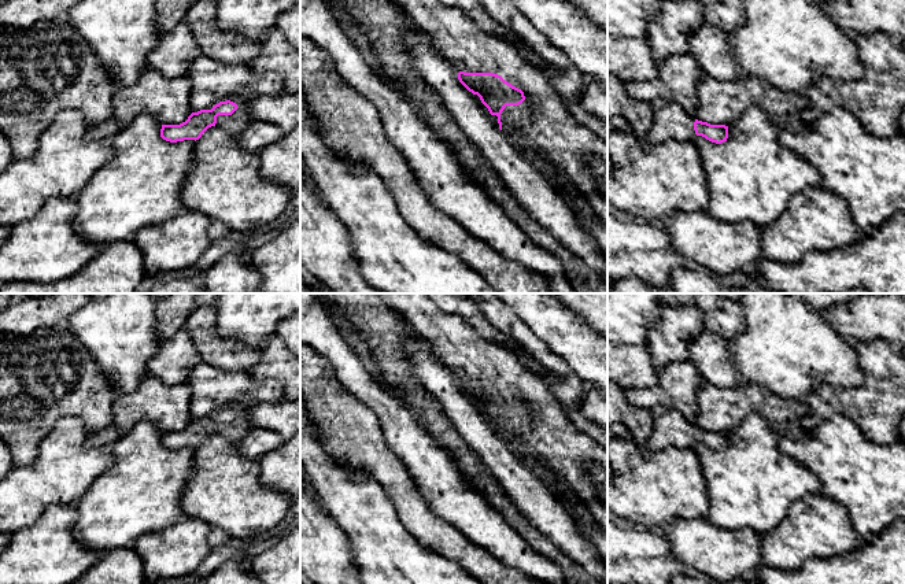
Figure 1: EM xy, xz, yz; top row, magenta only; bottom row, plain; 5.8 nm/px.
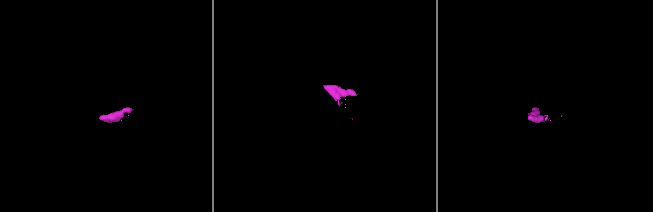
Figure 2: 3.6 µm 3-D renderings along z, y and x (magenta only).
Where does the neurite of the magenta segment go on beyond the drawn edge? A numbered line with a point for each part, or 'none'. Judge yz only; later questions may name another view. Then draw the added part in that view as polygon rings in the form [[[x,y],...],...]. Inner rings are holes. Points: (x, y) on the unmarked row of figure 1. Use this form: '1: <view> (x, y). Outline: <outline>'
1: yz (671, 428). Outline: [[[658,404],[650,410],[650,415],[653,429],[646,439],[647,450],[687,448],[695,444],[695,425],[680,411]]]

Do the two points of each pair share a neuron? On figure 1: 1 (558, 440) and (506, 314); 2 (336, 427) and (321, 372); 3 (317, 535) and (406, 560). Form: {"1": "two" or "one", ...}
{"1": "two", "2": "one", "3": "two"}

